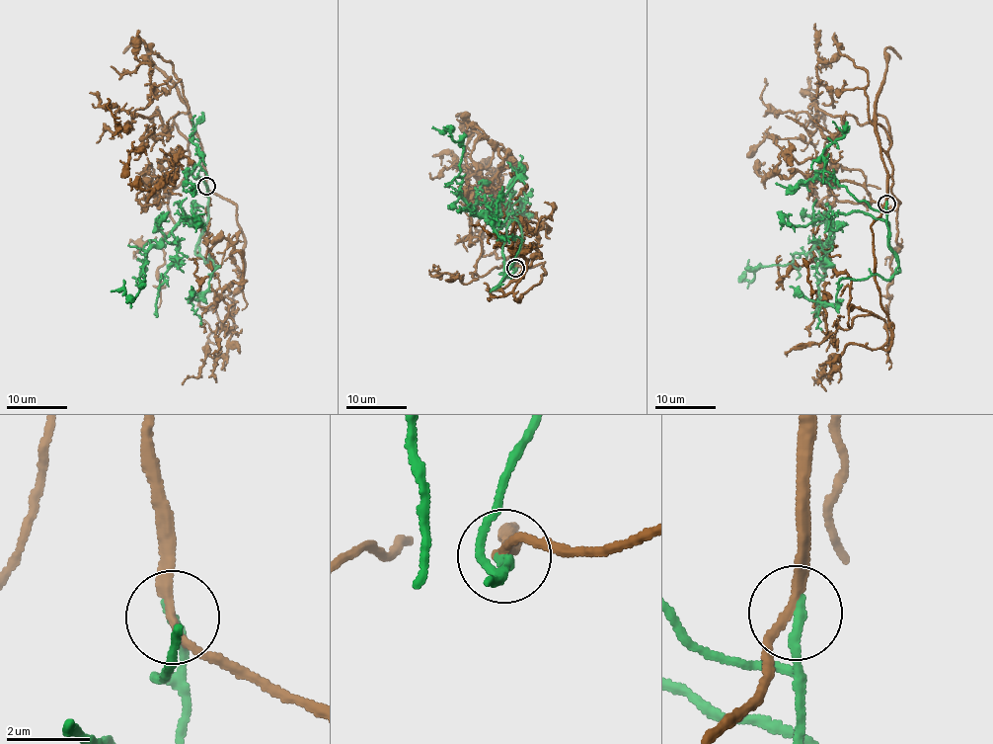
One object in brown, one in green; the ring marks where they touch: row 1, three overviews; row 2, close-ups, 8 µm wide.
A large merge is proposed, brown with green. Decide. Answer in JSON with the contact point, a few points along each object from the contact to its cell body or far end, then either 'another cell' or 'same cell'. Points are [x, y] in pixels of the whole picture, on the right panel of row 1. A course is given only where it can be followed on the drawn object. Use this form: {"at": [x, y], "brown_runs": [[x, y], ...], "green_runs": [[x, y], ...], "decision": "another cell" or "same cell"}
{"at": [886, 204], "brown_runs": [[885, 204], [872, 225], [886, 351], [885, 322], [849, 303], [851, 280], [822, 247], [781, 277], [780, 256]], "green_runs": [[885, 204], [887, 239], [882, 218], [834, 213], [835, 235], [825, 243], [748, 280], [744, 269]], "decision": "same cell"}

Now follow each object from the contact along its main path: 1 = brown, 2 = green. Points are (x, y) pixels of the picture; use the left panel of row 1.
1: (206, 187), (245, 240), (231, 329), (214, 304), (242, 287), (232, 243), (207, 244), (202, 278), (194, 259)
2: (206, 187), (208, 219), (192, 202), (191, 224), (181, 221), (147, 252), (139, 293), (111, 291)

